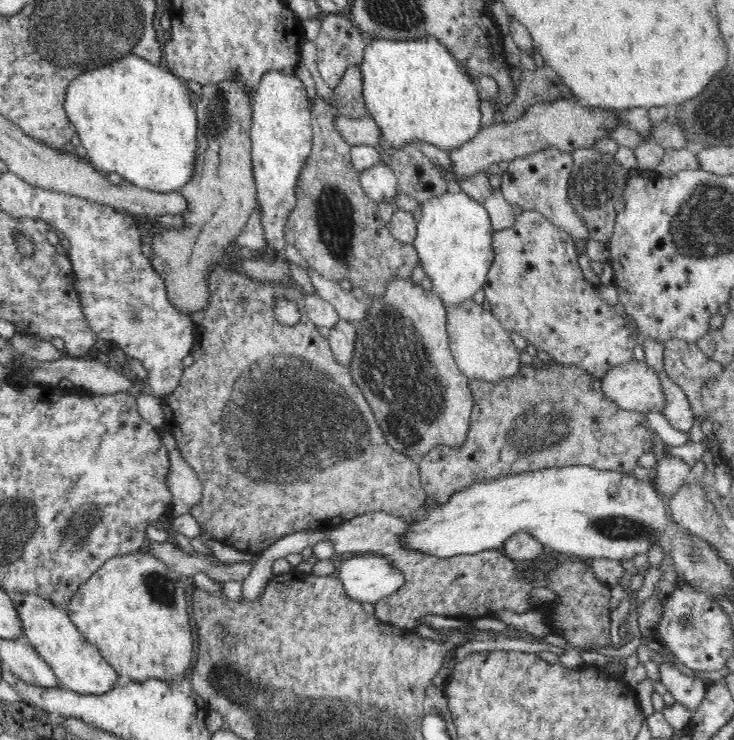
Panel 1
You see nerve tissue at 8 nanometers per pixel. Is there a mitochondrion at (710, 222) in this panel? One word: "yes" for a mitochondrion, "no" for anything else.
yes

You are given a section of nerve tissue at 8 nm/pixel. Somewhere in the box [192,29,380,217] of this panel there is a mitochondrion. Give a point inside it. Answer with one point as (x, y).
(216, 108)

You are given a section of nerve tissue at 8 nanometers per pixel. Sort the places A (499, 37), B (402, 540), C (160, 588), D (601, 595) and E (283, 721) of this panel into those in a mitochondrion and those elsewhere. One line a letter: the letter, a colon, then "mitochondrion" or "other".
A: other
B: other
C: mitochondrion
D: other
E: mitochondrion

